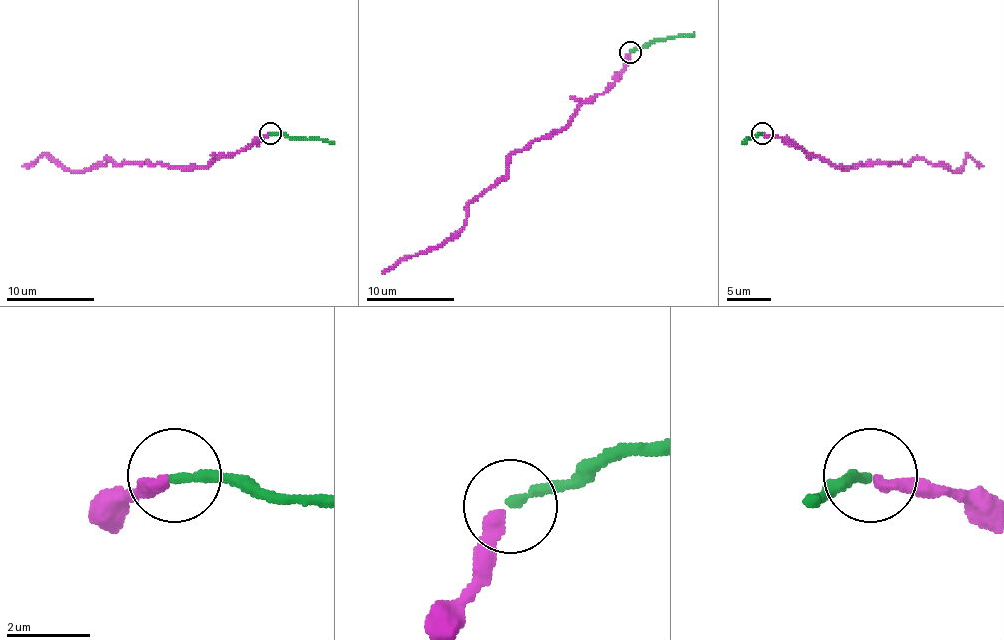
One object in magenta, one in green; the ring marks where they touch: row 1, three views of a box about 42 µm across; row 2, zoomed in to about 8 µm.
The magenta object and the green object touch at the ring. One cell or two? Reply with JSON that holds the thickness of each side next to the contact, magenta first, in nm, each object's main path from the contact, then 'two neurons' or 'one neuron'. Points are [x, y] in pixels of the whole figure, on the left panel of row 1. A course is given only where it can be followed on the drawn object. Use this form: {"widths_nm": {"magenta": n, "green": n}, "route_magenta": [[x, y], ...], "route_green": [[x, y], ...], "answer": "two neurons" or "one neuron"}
{"widths_nm": {"magenta": 320, "green": 240}, "route_magenta": [[270, 133], [206, 166], [113, 164], [108, 159], [68, 170], [40, 155], [22, 166]], "route_green": [[270, 133], [327, 139], [334, 144]], "answer": "one neuron"}

